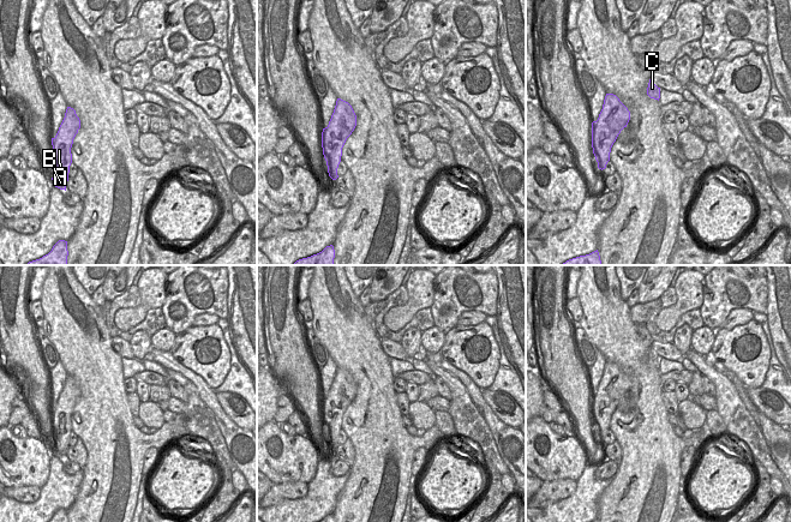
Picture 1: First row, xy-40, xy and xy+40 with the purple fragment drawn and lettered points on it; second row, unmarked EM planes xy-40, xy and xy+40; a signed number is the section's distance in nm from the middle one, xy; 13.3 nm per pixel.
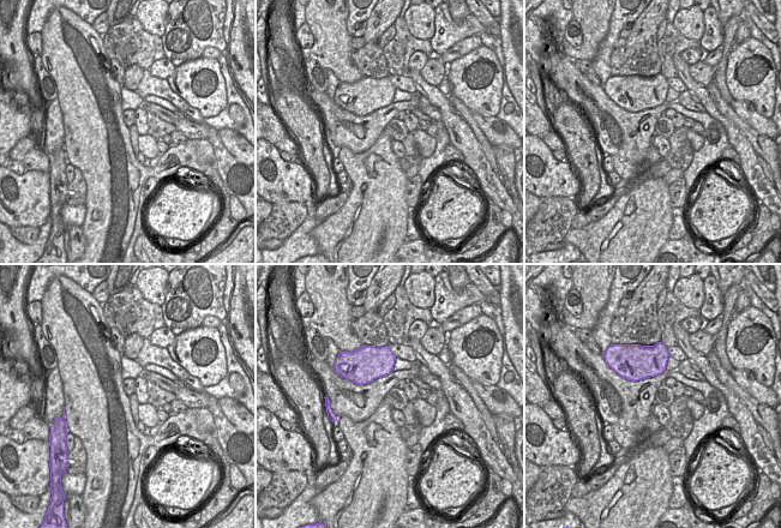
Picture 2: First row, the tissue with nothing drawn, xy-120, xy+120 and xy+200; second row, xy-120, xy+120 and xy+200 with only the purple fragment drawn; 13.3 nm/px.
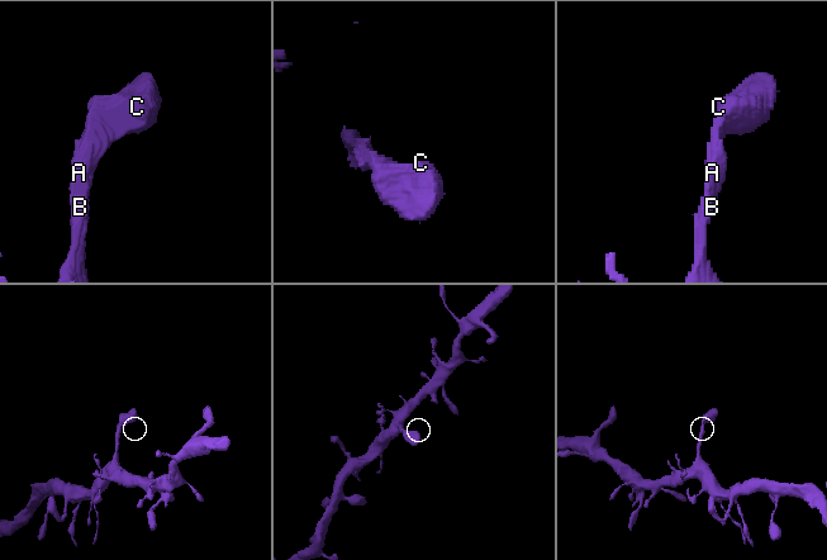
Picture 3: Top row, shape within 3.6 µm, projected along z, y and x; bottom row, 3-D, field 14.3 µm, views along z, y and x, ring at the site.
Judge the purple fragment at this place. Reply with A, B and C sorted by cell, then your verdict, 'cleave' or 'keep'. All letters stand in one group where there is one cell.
A B C | keep

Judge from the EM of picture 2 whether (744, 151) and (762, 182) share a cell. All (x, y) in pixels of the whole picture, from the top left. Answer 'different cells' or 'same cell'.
same cell

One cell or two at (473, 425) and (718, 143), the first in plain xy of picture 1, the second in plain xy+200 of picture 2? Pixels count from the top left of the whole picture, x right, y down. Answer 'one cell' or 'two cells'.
two cells

